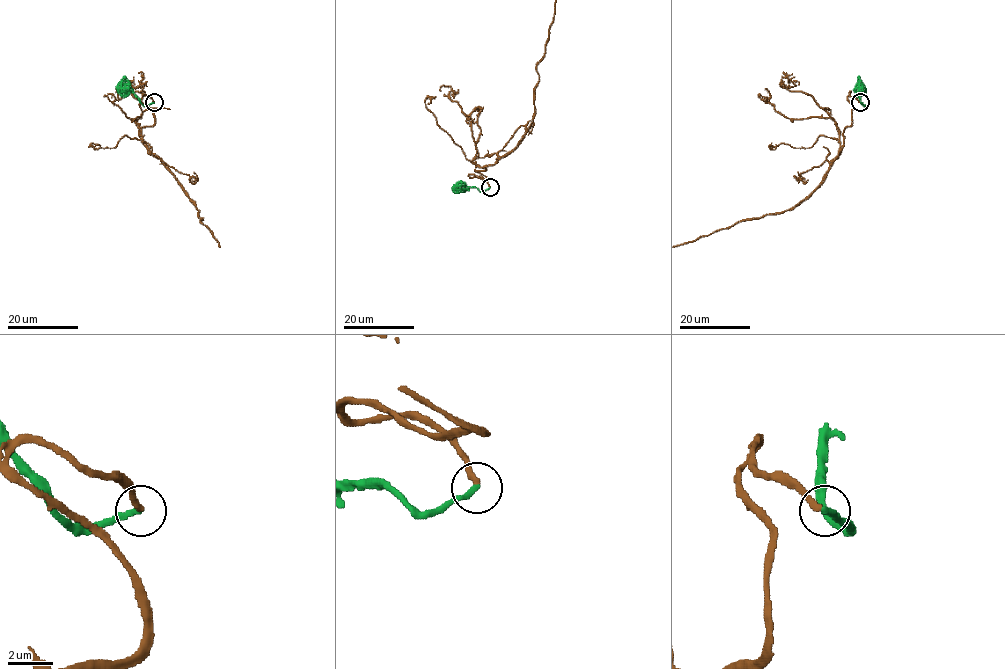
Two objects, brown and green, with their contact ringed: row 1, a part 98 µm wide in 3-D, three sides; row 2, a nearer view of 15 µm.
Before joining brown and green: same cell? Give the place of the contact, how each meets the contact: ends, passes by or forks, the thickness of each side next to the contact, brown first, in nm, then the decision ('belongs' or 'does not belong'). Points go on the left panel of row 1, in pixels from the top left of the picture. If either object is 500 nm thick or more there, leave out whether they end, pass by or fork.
at (154, 102); brown ends there; green ends there; 280 nm thick on the brown side, 260 nm on the other; belongs

